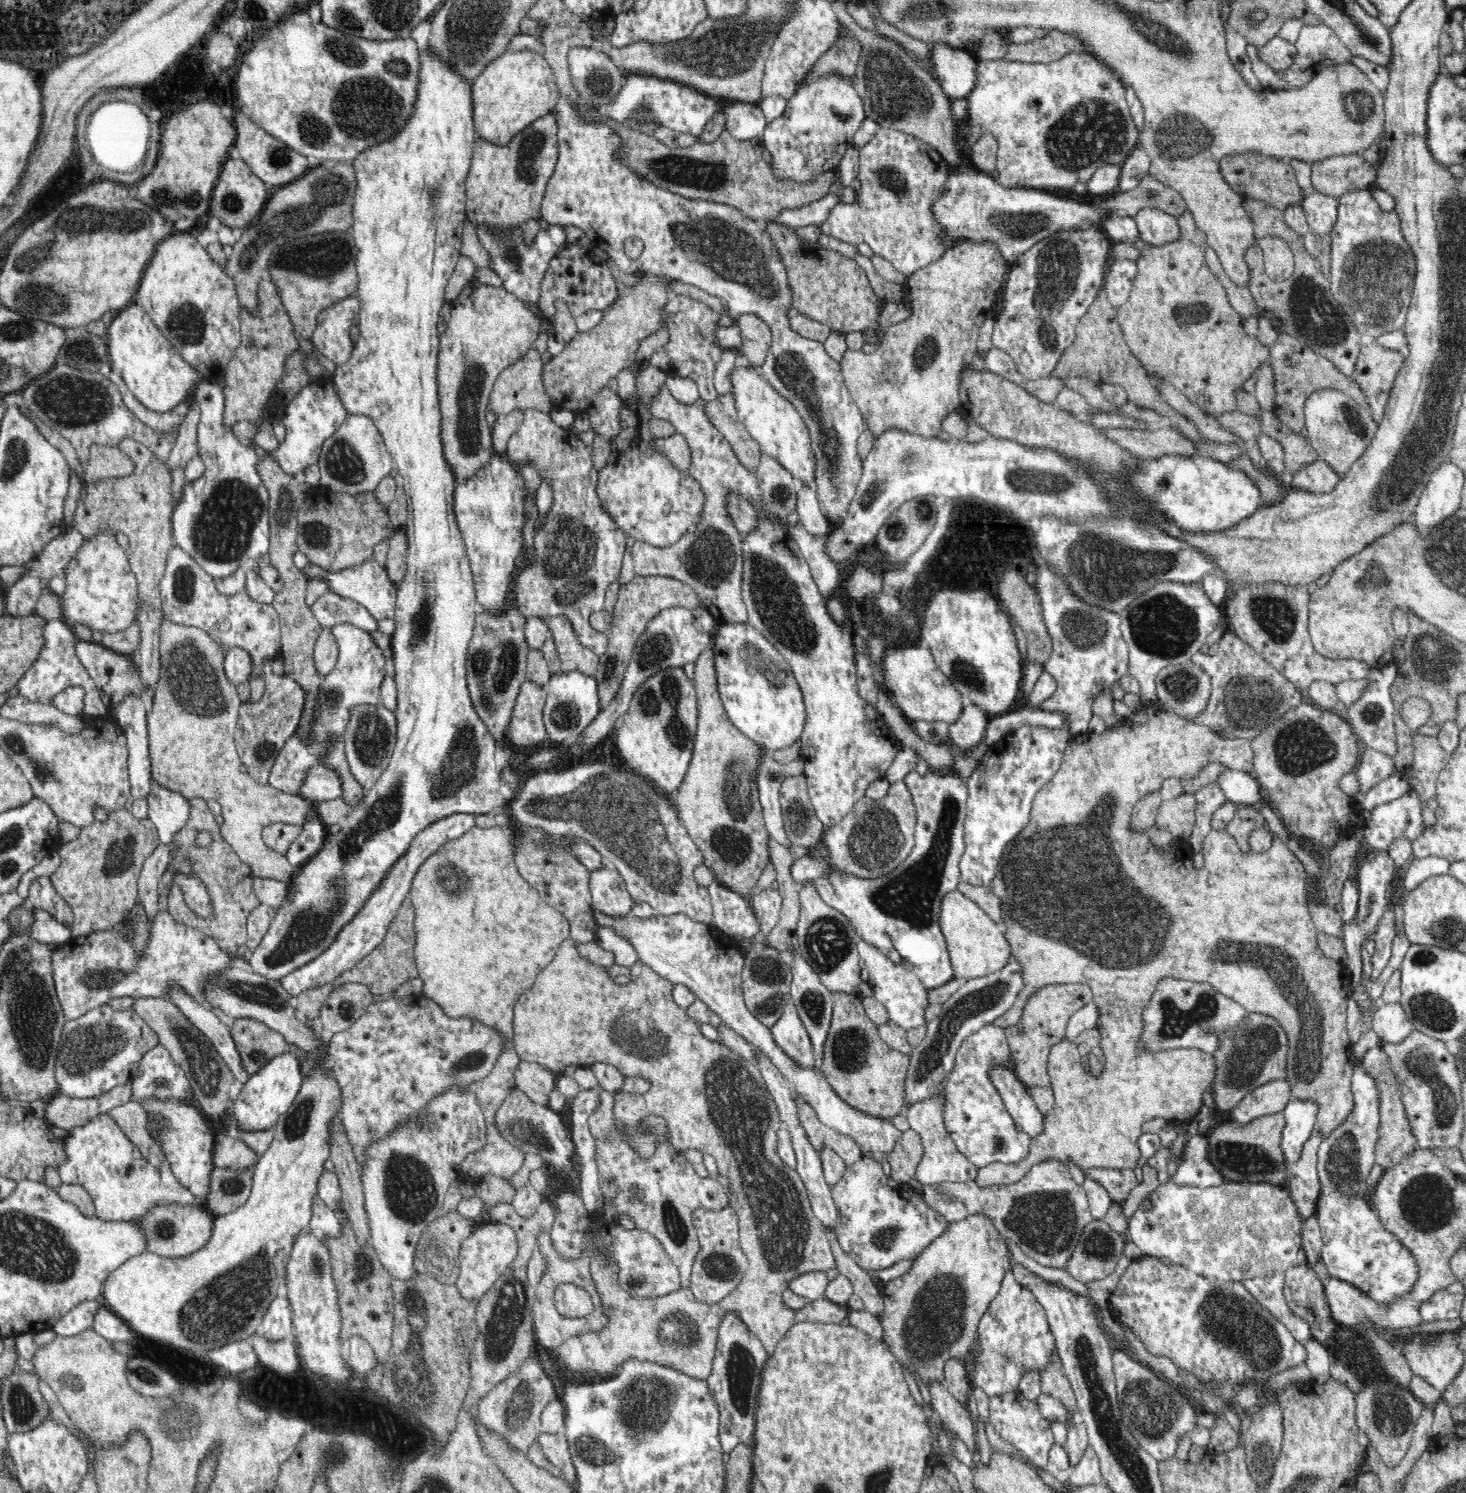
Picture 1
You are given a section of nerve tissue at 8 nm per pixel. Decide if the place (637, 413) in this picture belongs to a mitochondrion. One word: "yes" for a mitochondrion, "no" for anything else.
no

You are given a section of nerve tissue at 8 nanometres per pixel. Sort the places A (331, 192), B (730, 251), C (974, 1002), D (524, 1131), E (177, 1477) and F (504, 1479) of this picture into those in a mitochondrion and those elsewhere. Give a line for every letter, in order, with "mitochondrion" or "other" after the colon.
A: mitochondrion
B: mitochondrion
C: mitochondrion
D: mitochondrion
E: other
F: other

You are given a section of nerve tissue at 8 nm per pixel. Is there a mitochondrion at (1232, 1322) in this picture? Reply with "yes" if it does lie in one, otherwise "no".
yes

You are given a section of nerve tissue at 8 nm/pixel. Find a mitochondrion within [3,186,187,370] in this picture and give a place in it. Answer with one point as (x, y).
(37, 298)

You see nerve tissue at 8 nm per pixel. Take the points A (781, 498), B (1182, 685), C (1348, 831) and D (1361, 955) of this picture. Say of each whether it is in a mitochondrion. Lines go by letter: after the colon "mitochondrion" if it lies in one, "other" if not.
A: mitochondrion
B: mitochondrion
C: other
D: other

